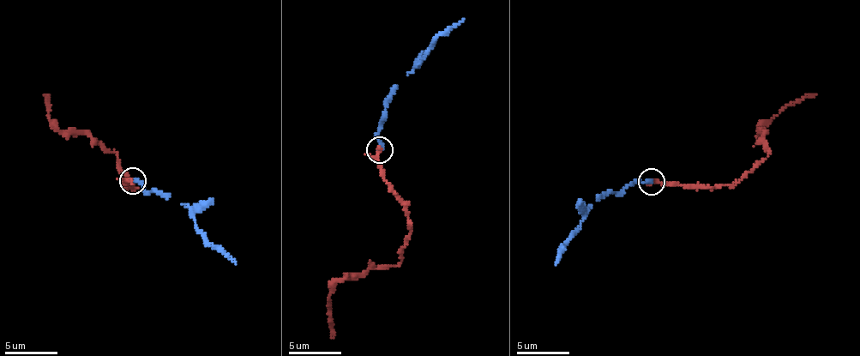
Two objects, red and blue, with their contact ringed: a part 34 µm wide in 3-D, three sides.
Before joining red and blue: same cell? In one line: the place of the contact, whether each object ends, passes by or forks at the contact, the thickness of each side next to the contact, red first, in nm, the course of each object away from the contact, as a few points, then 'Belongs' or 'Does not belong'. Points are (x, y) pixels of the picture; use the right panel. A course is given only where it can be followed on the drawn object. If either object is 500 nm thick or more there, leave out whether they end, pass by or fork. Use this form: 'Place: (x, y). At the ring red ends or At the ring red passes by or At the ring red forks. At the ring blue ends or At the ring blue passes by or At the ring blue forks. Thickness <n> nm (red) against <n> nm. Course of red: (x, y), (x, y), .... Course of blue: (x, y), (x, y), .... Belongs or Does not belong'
Place: (651, 182). At the ring red passes by. At the ring blue ends. Thickness 180 nm (red) against 200 nm. Course of red: (651, 183), (713, 188), (742, 180), (769, 151), (760, 141), (765, 133), (758, 134), (789, 105), (816, 94). Course of blue: (651, 183), (630, 182), (620, 192), (598, 195), (564, 242), (556, 265). Belongs

